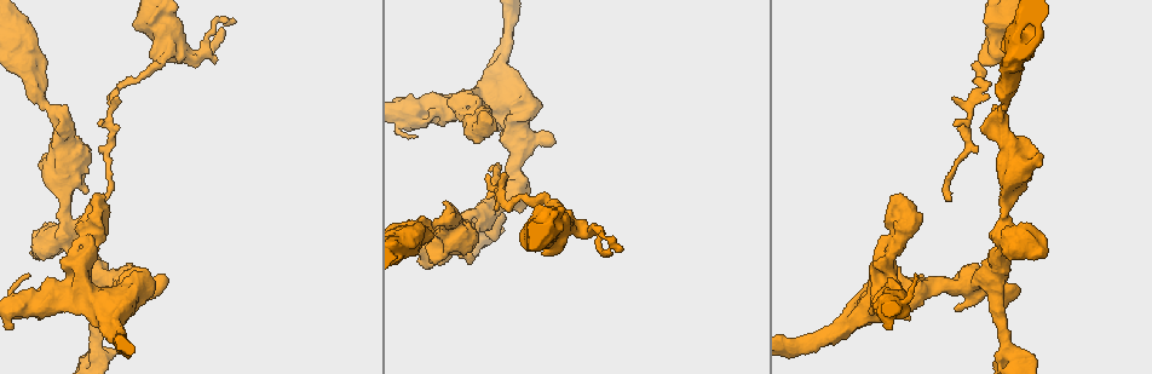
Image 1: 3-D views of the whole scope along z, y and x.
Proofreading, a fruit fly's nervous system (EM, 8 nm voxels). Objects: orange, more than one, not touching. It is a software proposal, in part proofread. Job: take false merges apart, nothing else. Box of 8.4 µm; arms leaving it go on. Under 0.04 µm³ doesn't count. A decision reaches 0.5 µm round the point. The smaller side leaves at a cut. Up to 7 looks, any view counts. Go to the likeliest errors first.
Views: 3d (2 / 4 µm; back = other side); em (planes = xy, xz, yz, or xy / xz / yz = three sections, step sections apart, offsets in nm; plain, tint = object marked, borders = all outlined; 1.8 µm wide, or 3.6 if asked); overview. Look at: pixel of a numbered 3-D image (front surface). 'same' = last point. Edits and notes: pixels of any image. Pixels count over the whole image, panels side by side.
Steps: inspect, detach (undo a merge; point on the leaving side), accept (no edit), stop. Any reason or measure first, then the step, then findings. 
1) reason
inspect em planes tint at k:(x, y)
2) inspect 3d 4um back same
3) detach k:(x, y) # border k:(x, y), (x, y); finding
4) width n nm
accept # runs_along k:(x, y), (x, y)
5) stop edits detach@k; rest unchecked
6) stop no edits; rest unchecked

a fork
inspect 3d 4um at 1:(1009, 186)

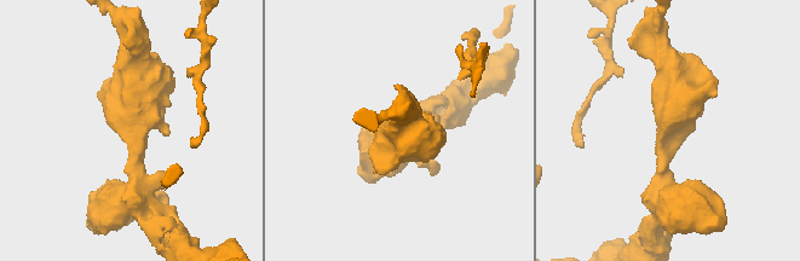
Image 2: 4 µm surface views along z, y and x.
now the EM
inspect em 3.6um planes tint at 2:(666, 122)

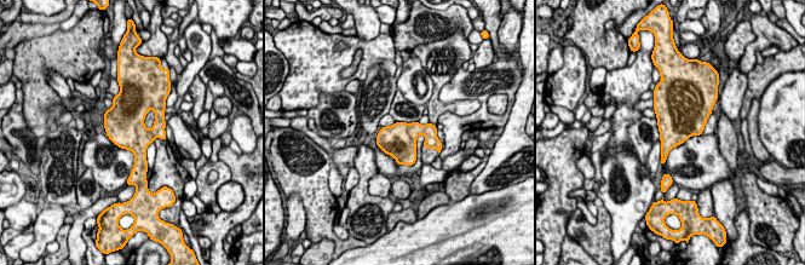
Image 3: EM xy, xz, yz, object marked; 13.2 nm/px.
accept # all the same neuron

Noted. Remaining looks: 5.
thin neck
inspect 3d 2um at 1:(489, 212)

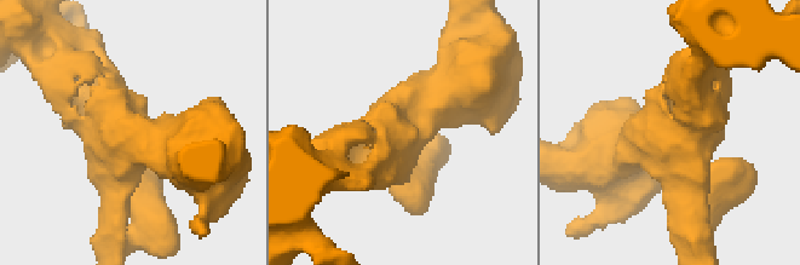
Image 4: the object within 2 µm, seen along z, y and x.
shape alone is not enough
inspect em planes tint at 4:(663, 142)

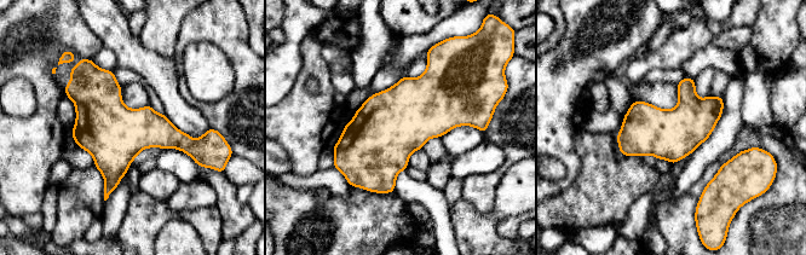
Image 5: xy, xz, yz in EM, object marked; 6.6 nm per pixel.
width 340 nm
accept # one neuron here

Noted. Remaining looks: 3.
thick turns thin
inspect 3d 4um at 1:(412, 237)

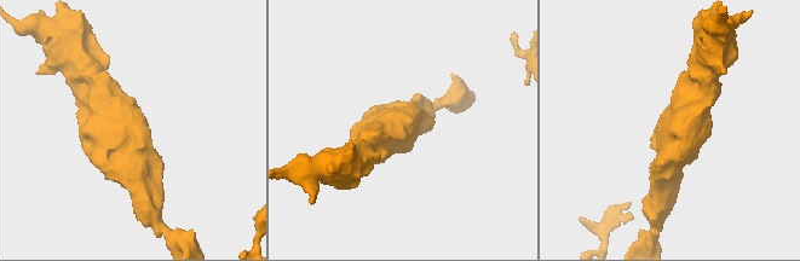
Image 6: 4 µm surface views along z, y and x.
arms 3; shape alone is not enough
inspect em 3.6um planes tint at 6:(130, 131)

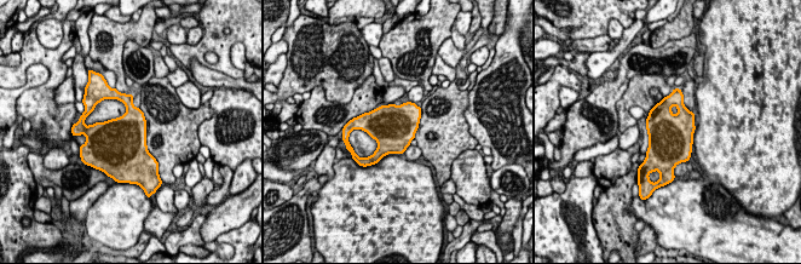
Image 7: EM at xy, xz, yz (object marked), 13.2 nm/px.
accept # one neuron here

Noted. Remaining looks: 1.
stop no edits; rest unchecked

